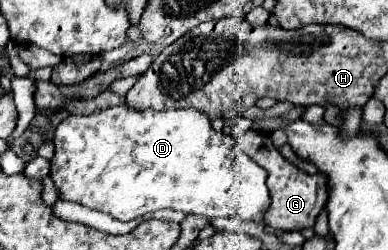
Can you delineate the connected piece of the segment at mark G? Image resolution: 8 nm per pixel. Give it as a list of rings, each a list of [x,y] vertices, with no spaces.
[[[247,131],[245,135],[237,137],[237,143],[257,165],[261,165],[269,173],[267,187],[269,187],[269,195],[271,195],[271,205],[265,211],[265,217],[261,217],[261,221],[277,233],[311,229],[317,215],[321,213],[321,209],[325,205],[325,197],[327,197],[327,187],[325,187],[327,179],[325,179],[325,175],[321,175],[321,173],[307,175],[307,173],[299,171],[297,167],[293,167],[291,163],[287,163],[281,157],[281,153],[273,147],[269,135],[265,135],[265,133]]]

